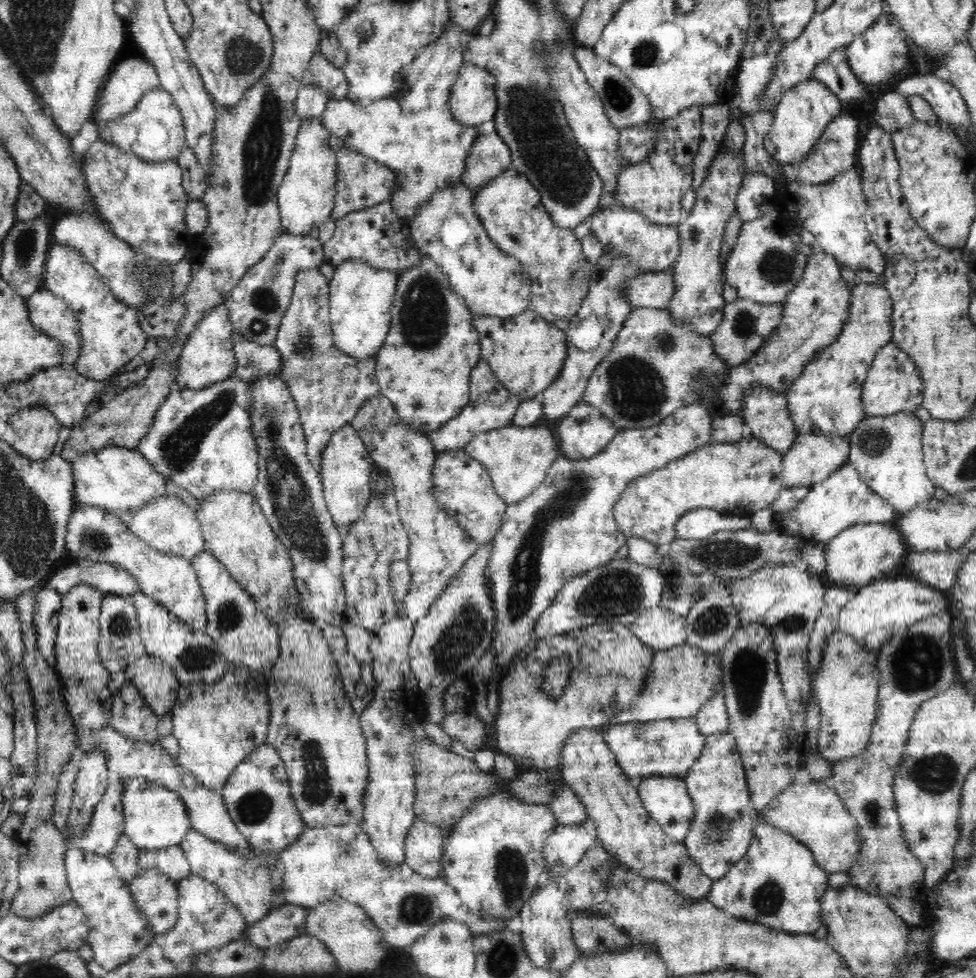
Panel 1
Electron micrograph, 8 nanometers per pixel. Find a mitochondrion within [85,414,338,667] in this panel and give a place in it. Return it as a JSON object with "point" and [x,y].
{"point":[228,616]}

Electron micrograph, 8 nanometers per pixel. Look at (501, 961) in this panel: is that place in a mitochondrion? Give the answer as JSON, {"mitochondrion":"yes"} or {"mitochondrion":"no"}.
{"mitochondrion":"yes"}

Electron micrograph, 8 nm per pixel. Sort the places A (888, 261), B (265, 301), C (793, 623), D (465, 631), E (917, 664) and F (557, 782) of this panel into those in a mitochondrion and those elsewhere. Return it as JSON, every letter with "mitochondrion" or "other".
{"A":"other","B":"mitochondrion","C":"mitochondrion","D":"mitochondrion","E":"mitochondrion","F":"other"}

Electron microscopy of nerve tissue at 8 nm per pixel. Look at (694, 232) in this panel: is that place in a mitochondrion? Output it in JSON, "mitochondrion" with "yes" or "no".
{"mitochondrion":"yes"}

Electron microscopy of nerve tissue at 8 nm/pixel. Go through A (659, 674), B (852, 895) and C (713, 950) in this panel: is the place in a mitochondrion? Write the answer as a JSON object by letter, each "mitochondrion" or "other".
{"A":"other","B":"other","C":"other"}

